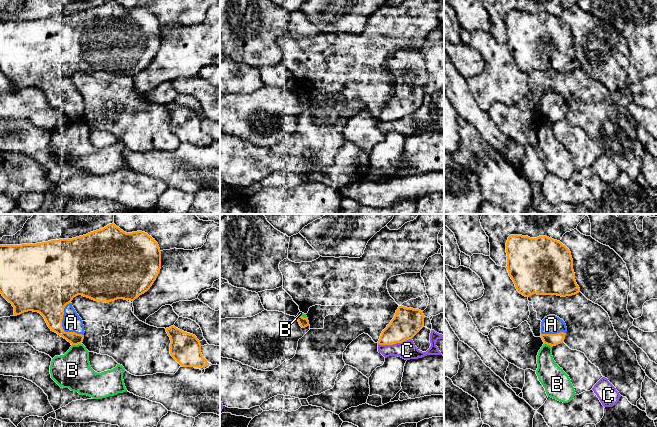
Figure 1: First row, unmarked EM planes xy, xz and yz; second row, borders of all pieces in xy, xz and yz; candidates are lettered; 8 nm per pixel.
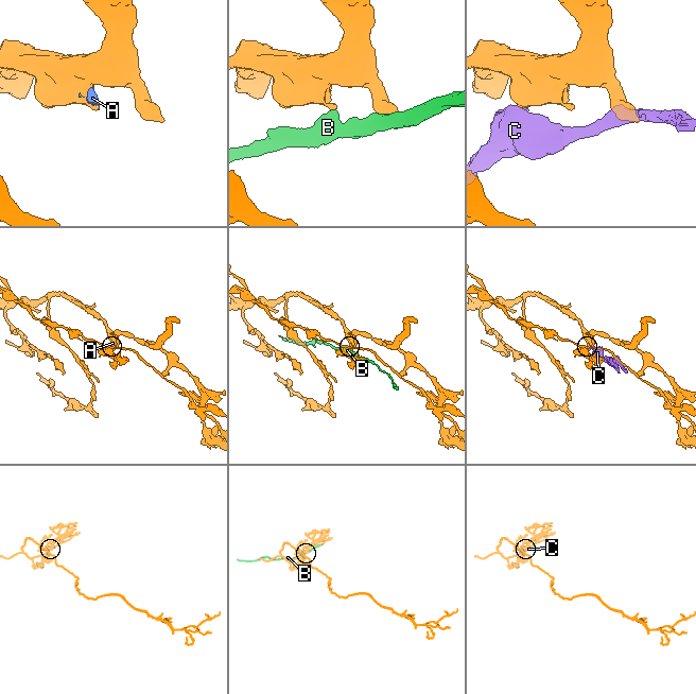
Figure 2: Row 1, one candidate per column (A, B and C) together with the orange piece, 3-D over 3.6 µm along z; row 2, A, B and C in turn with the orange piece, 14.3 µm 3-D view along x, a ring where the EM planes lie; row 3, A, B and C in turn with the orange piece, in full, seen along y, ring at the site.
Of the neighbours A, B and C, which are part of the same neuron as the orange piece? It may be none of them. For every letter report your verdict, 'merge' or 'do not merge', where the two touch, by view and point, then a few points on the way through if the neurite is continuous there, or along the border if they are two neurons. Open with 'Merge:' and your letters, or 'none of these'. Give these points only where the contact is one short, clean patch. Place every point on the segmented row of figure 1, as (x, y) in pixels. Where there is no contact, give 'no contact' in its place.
Merge: A
A: merge | xy (61, 326)
B: do not merge | xy (76, 344) | along xy (81, 343), (72, 345)
C: do not merge | xz (394, 343)

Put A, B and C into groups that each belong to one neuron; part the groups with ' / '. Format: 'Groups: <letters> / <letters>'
Groups: A / B / C

